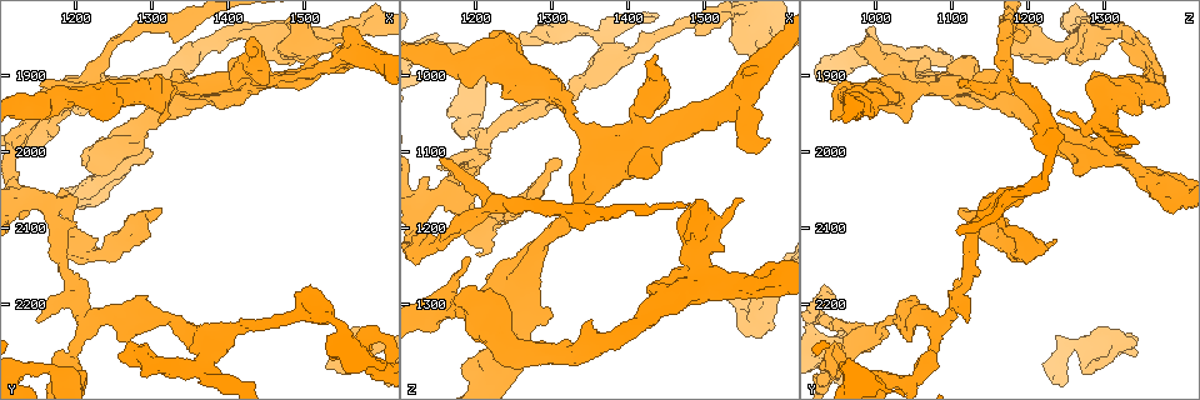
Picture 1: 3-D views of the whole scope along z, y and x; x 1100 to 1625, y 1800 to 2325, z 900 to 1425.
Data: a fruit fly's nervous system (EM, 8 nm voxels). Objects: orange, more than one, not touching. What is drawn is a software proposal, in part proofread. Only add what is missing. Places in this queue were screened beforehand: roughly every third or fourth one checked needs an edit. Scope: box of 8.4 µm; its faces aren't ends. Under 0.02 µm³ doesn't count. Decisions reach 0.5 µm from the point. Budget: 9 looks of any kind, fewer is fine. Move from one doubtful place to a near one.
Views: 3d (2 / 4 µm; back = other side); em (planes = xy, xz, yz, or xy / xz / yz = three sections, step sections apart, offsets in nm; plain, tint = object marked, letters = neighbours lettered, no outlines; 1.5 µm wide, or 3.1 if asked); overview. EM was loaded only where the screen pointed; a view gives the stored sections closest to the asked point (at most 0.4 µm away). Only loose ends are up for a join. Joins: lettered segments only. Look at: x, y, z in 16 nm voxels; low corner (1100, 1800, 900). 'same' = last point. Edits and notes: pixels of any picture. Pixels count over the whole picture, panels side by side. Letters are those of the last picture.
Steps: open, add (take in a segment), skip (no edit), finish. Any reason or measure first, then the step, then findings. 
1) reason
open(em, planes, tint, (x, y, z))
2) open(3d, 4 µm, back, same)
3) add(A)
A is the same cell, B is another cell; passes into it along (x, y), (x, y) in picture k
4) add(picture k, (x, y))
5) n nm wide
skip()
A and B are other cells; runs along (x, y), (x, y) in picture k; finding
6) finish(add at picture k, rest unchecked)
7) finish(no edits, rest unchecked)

an open end
open(em, xy, step 4, letters, (1435, 1865, 975))

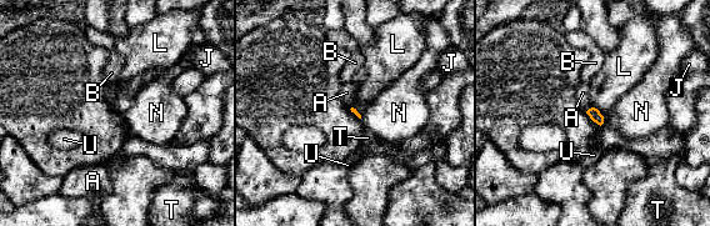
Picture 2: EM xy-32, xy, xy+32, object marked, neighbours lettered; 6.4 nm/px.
L touches over 100 nm
skip()
A, B, J, L, N, T and U are other cells; border along (593, 106), (604, 116) in picture 2; none of them fits

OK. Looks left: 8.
stops while still wide
open(em, planes, letters, (1545, 1855, 1160))

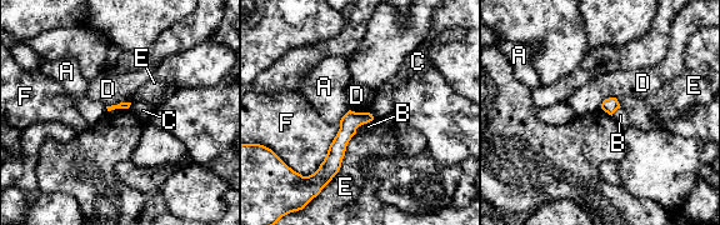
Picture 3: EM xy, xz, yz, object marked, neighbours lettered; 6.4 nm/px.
skip()
A, B, C, D, E and F are other cells; border along (130, 101), (120, 101), (106, 106) in picture 3; no lettered segment goes on from it

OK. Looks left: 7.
an open end
open(em, planes, letters, (1265, 2195, 1055))

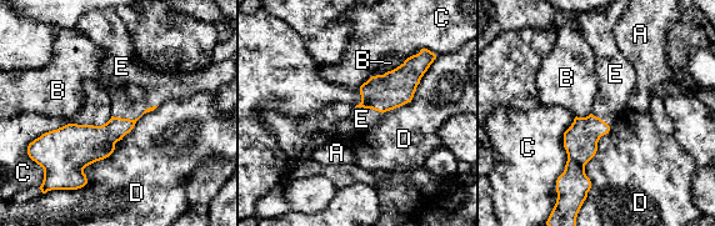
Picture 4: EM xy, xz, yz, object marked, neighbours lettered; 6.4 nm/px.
add(E)
E is the same cell, A, B, C and D are other cells; the neuron continues

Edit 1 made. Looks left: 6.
an open end
open(3d, 2 µm, (1200, 2115, 1230))

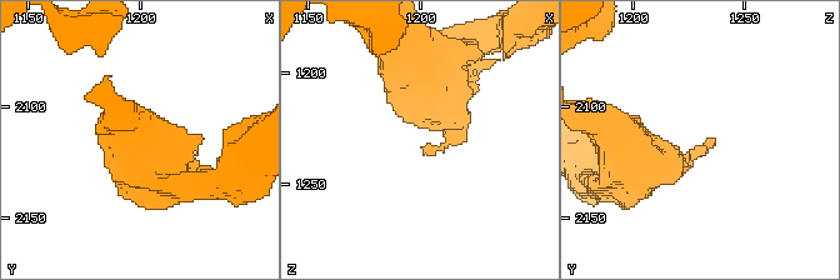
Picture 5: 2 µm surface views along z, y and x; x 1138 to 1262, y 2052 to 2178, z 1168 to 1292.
now the EM
open(em, xz, step 4, tint, (1201, 2118, 1234))

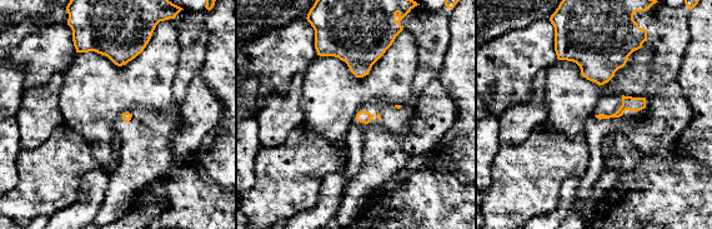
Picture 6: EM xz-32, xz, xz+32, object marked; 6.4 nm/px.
open(em, planes, letters, same)

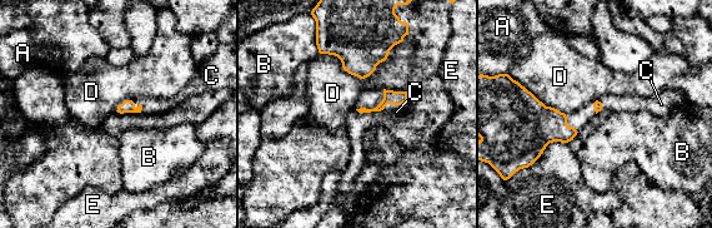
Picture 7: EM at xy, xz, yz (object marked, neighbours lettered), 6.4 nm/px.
add(C)
C is the same cell, A, B, D and E are other cells; passes into it along (128, 105), (129, 100), (150, 105) in picture 7; the neuron continues

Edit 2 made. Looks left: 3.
finish(add at picture 4, add at picture 7, rest unchecked)

